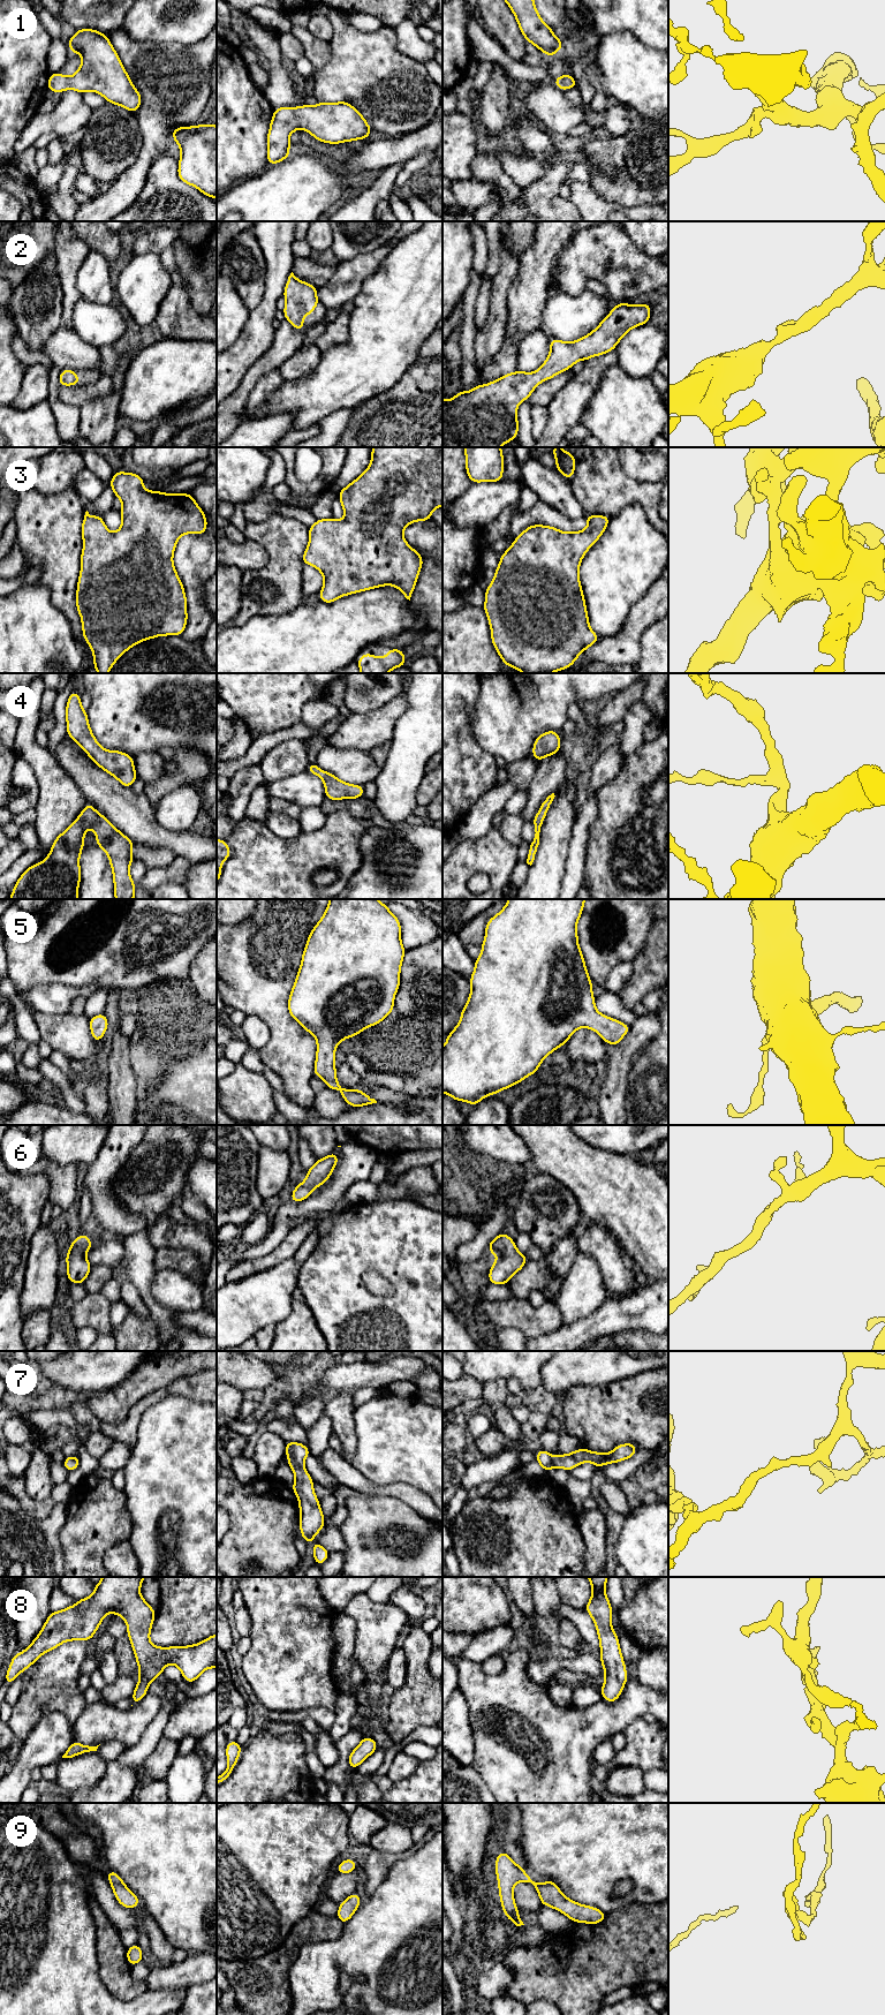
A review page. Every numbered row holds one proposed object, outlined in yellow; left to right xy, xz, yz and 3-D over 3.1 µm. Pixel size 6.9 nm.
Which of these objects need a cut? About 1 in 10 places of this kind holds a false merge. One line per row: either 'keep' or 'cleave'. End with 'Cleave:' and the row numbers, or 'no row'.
1: keep
2: keep
3: keep
4: keep
5: keep
6: keep
7: keep
8: keep
9: keep
Cleave: no row

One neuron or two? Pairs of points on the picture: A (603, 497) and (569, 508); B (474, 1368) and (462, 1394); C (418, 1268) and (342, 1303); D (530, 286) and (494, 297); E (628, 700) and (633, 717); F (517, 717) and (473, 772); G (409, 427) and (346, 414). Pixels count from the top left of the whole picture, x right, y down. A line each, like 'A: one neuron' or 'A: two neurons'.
A: two neurons
B: two neurons
C: one neuron
D: two neurons
E: two neurons
F: two neurons
G: two neurons

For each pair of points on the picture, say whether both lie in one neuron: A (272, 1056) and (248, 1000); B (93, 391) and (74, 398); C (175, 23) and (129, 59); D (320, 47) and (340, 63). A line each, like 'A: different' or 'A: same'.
A: same
B: same
C: different
D: different

